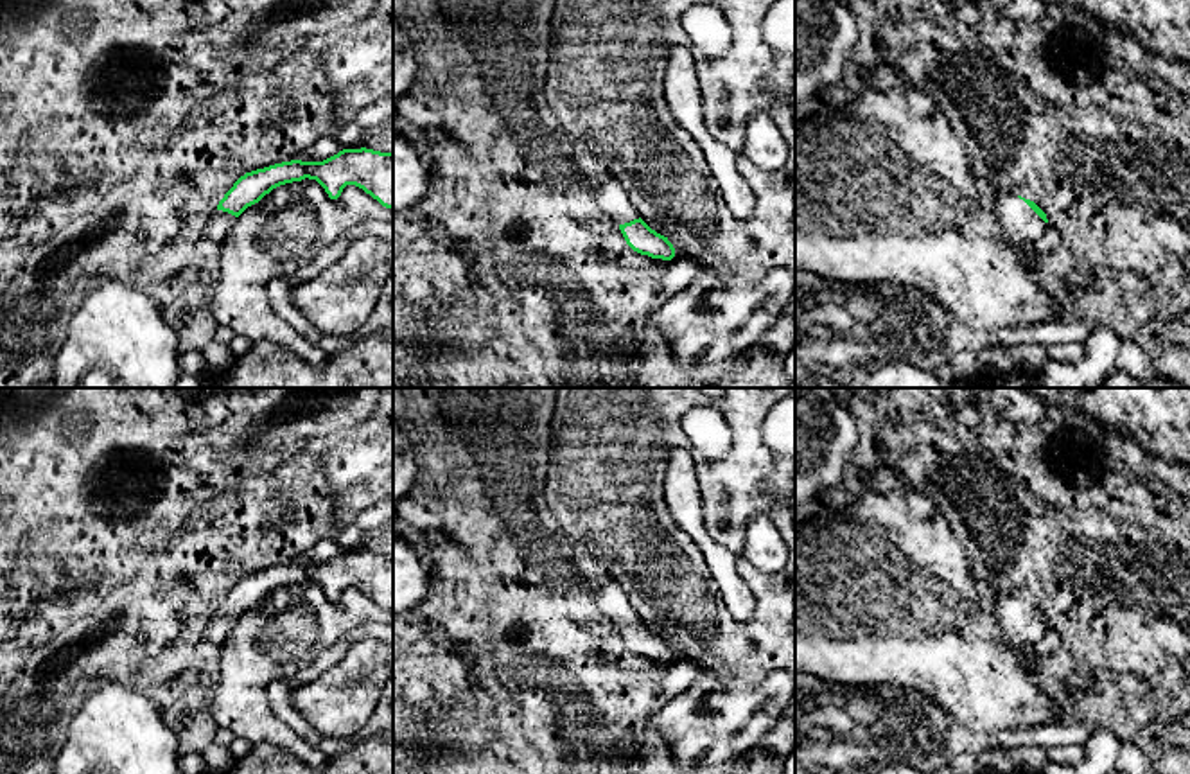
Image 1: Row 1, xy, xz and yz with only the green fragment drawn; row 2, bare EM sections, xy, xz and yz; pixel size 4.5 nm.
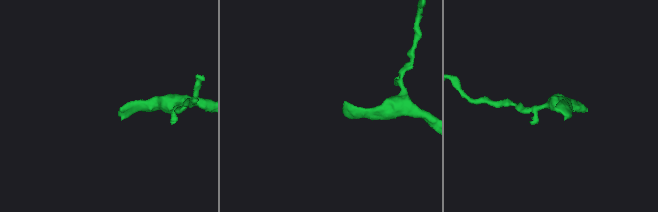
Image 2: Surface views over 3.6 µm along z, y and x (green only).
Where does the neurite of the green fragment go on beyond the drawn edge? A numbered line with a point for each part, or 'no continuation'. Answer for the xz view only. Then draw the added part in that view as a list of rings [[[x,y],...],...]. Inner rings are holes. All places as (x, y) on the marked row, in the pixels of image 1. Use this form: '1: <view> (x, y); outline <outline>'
1: xz (611, 196); outline [[[610,176],[594,189],[599,208],[616,223],[625,224],[639,219],[626,190]]]

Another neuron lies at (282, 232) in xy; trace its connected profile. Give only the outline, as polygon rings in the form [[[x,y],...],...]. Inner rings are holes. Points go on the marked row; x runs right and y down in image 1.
[[[316,180],[280,185],[248,207],[221,242],[221,278],[212,298],[212,314],[248,341],[271,341],[314,366],[330,354],[311,343],[280,318],[267,286],[289,277],[343,233],[366,221],[393,223],[393,208],[355,185],[330,199]]]

